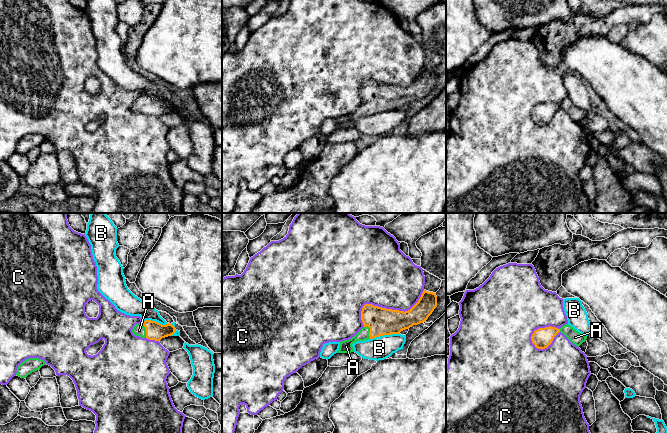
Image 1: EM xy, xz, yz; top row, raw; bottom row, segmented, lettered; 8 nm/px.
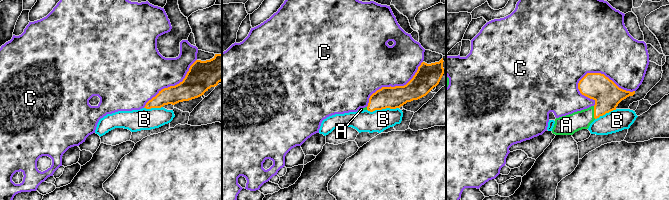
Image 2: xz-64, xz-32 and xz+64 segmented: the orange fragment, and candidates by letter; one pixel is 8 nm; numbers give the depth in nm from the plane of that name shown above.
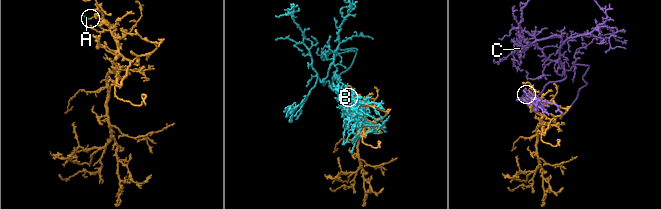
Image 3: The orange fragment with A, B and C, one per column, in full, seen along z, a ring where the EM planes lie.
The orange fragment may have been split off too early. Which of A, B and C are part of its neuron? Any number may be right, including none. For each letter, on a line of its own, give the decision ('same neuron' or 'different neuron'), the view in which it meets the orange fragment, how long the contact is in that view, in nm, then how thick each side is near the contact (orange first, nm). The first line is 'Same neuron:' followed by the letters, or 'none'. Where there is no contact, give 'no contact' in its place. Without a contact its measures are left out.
Same neuron: A
A: same neuron; contact in xz; length 120 nm; calibres 220 and 100 nm
B: different neuron; contact in xz; length 240 nm; calibres 220 and 190 nm
C: different neuron; contact in xz; length 550 nm; calibres 220 and 480 nm

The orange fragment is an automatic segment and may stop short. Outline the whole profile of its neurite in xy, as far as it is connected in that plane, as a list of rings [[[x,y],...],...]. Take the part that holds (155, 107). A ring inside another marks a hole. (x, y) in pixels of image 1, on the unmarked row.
[[[146,96],[143,100],[136,100],[132,105],[134,111],[155,117],[171,112],[175,107],[176,105],[172,100],[162,101],[151,96]]]

